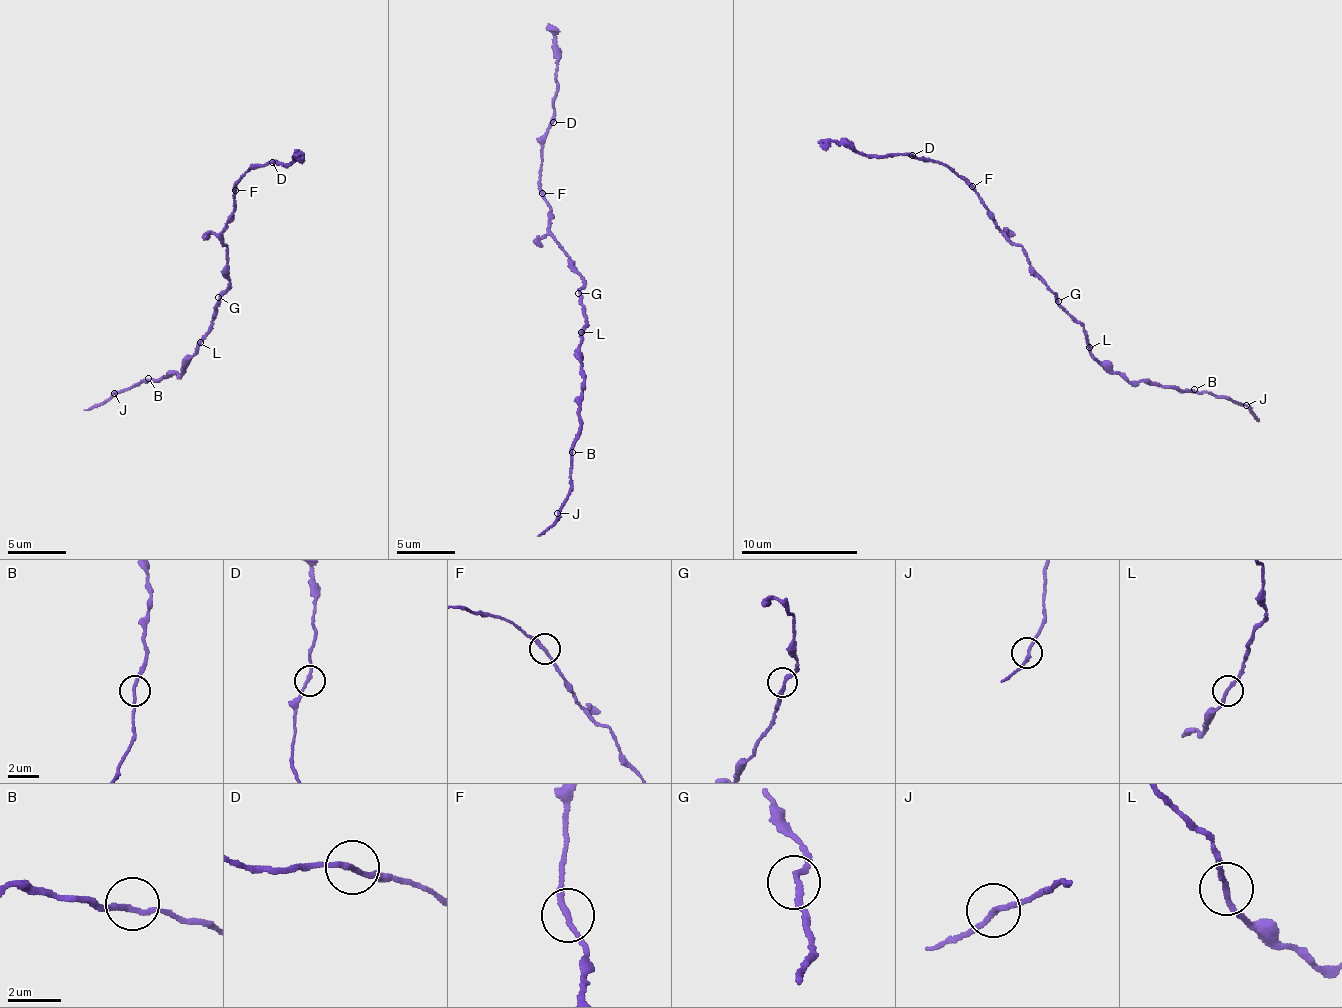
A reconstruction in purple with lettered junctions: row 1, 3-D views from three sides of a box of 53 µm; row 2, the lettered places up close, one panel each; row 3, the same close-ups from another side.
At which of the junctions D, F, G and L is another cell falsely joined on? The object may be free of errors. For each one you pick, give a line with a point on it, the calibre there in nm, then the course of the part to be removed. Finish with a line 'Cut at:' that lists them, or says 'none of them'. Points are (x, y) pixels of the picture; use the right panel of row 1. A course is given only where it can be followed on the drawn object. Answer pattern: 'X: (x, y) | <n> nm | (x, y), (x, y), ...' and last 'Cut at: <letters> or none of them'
Cut at: none of them

